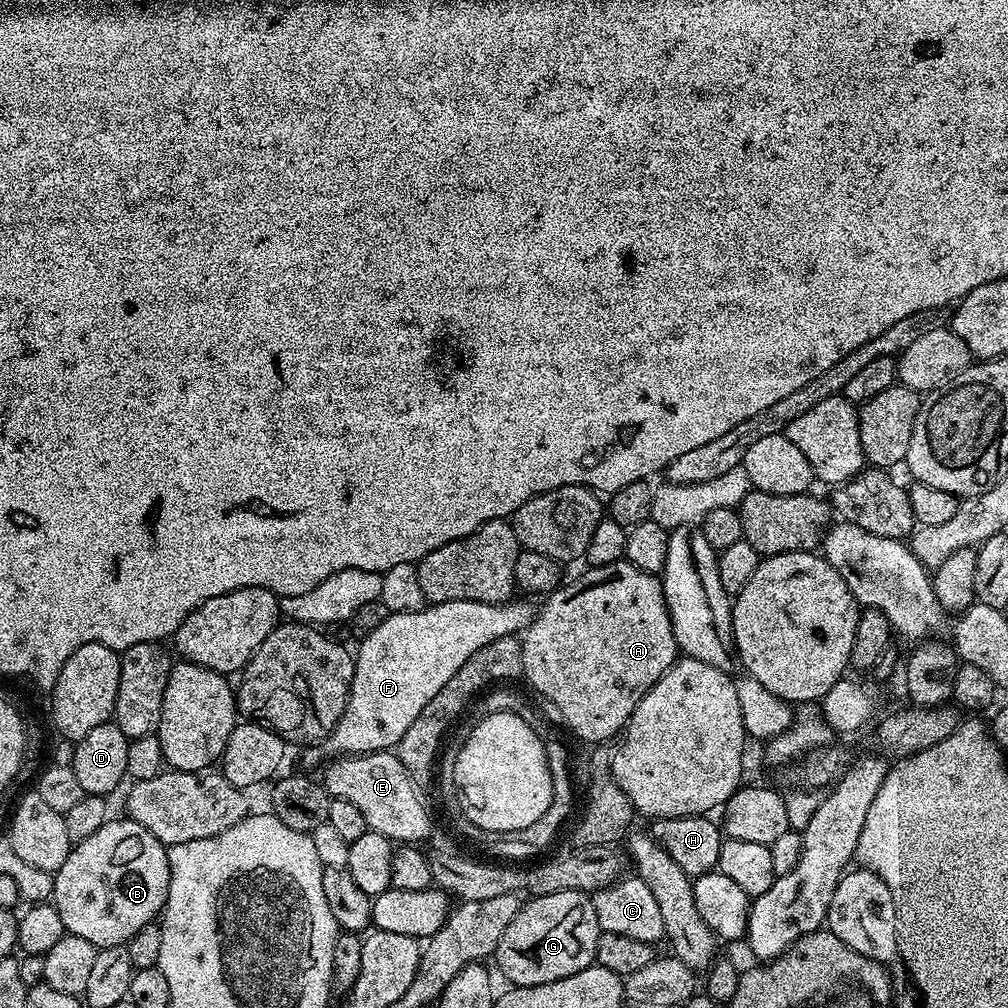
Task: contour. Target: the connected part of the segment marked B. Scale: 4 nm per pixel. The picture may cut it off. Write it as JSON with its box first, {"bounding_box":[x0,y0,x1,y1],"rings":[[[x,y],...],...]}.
{"bounding_box":[51,818,170,948],"rings":[[[127,818],[109,819],[108,823],[102,826],[102,830],[97,830],[95,834],[90,834],[90,838],[86,838],[81,844],[72,844],[71,852],[62,863],[60,869],[54,873],[54,890],[52,891],[51,903],[55,905],[65,933],[69,936],[77,936],[78,938],[86,938],[86,942],[90,942],[97,948],[119,948],[127,945],[130,938],[134,938],[134,934],[138,934],[138,930],[142,930],[142,926],[153,923],[163,913],[164,903],[168,897],[170,890],[170,866],[168,865],[168,848],[161,844],[158,838],[154,838],[154,834],[150,834],[150,830],[146,830],[146,826],[142,826],[138,822]]]}

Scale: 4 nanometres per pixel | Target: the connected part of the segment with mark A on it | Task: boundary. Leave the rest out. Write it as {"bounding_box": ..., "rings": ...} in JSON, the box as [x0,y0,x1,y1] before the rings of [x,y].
{"bounding_box":[520,559,678,746],"rings":[[[625,559],[610,566],[585,569],[577,580],[561,583],[556,591],[547,593],[545,604],[524,629],[520,645],[523,679],[560,711],[561,718],[578,739],[589,740],[589,745],[595,746],[623,733],[638,702],[642,702],[654,682],[676,663],[678,649],[659,575],[638,570],[638,566]]]}

